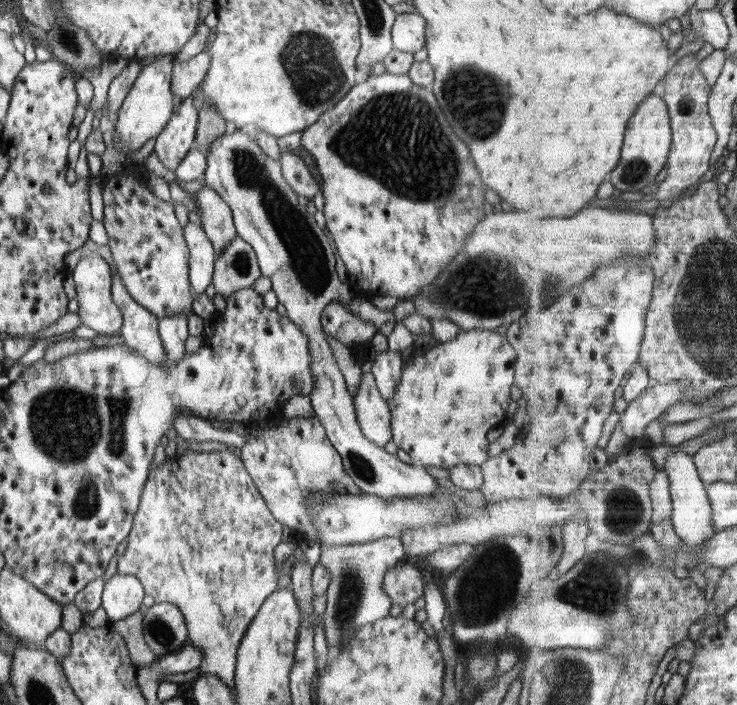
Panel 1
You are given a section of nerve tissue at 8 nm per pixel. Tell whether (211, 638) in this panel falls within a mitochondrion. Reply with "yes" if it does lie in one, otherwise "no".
no

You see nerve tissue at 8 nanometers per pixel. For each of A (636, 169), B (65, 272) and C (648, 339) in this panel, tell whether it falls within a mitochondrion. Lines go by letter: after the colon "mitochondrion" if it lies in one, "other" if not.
A: mitochondrion
B: other
C: other

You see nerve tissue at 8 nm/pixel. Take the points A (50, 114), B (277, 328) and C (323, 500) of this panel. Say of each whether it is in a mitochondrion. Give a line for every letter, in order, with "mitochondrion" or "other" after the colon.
A: other
B: other
C: other

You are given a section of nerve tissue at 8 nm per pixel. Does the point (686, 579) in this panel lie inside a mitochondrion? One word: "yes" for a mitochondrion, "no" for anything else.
no

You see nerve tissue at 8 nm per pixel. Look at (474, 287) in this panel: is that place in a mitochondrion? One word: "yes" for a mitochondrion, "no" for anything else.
yes

